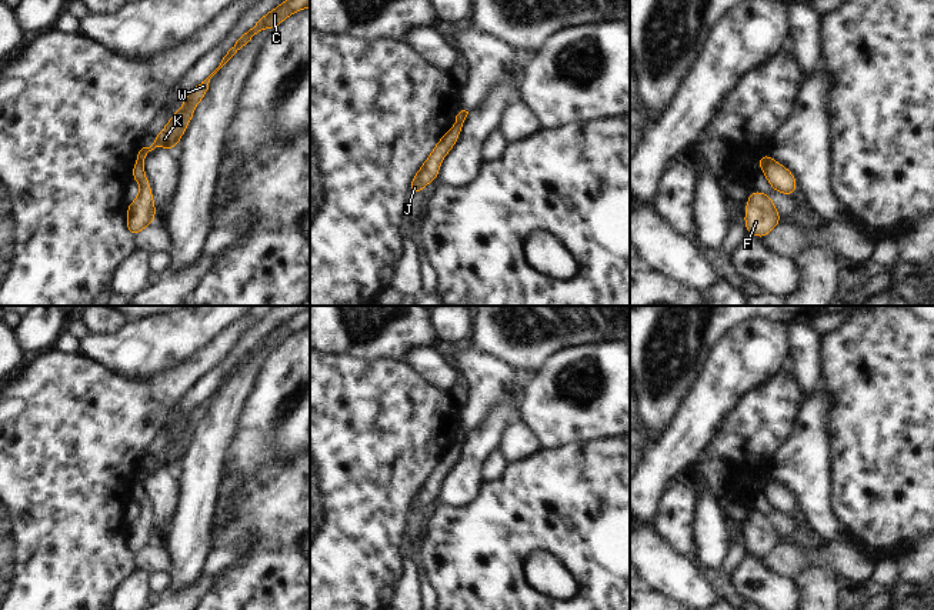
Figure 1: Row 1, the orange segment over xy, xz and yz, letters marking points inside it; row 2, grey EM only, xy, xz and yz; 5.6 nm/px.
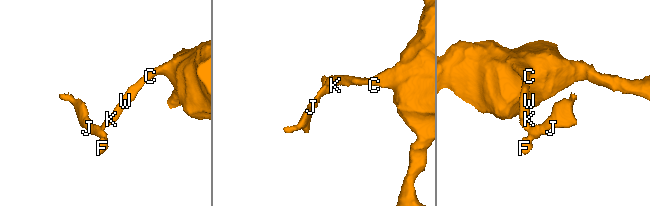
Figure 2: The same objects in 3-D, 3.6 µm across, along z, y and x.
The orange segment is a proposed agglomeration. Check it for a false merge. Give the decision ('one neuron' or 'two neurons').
two neurons

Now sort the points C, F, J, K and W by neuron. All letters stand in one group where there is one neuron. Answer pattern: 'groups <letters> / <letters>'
groups C K W / F J

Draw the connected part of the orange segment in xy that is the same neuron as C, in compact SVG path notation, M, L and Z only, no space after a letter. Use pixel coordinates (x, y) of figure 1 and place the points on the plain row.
M310 310L297 313L293 317L283 321L278 327L273 329L268 334L263 336L250 350L241 354L233 367L223 377L220 386L200 404L197 404L187 416L181 429L171 436L167 446L160 454L154 457L154 461L150 467L143 467L137 477L136 483L144 486L144 480L149 471L156 467L167 467L174 470L184 450L187 449L193 431L199 421L204 417L209 410L210 399L238 371L241 370L260 350L273 349L286 340L291 333L310 327Z

